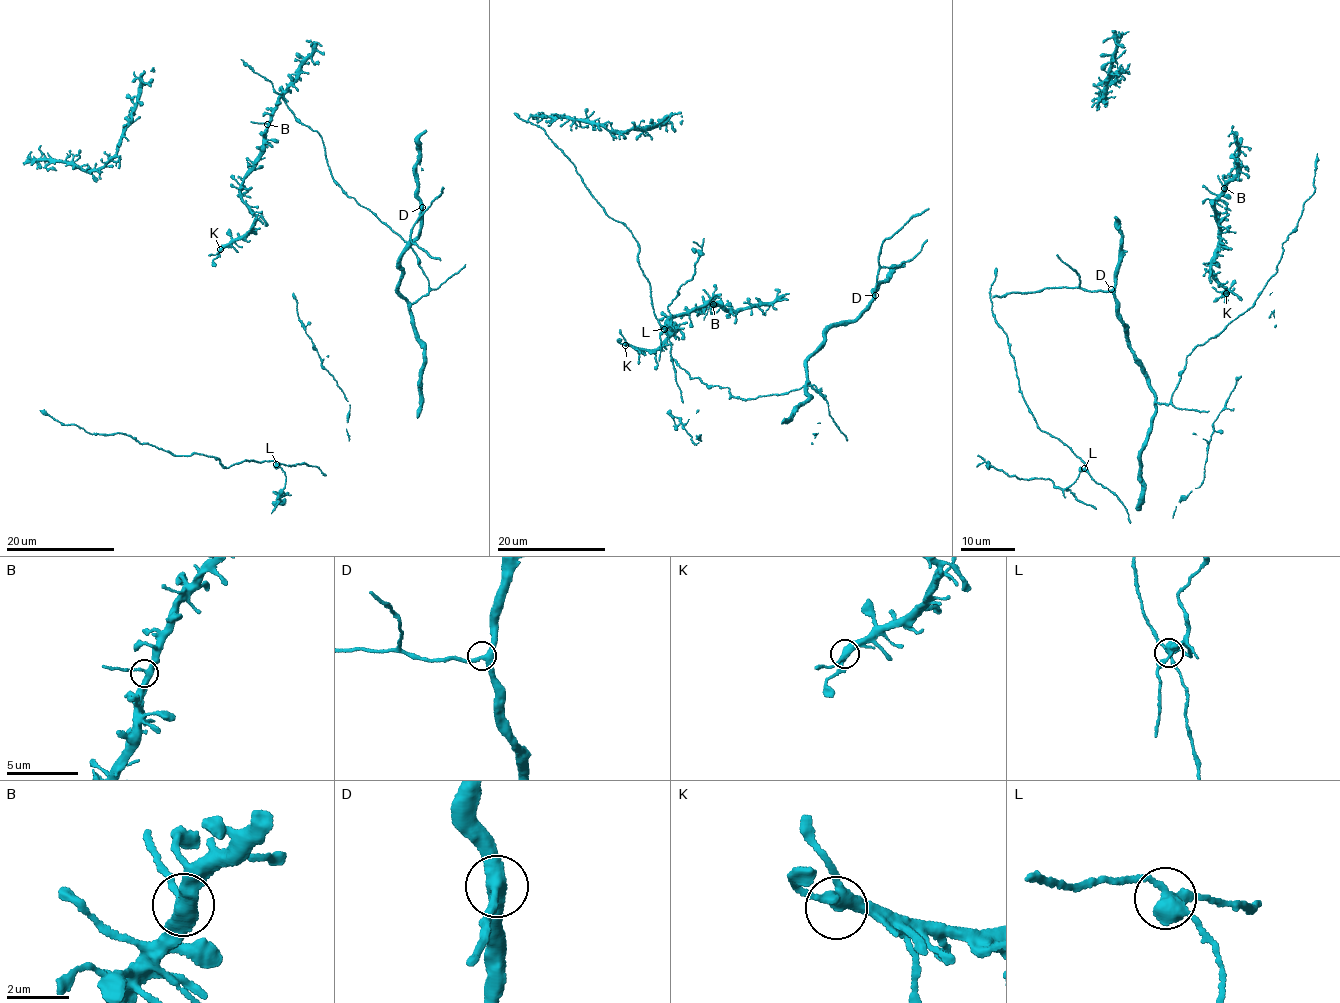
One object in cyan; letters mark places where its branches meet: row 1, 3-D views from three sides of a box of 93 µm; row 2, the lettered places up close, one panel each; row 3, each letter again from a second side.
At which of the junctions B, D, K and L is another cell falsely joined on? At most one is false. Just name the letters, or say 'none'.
L

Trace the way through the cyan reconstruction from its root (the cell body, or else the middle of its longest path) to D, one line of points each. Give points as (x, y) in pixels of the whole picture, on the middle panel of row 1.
D: (820, 394), (825, 395), (808, 378), (809, 358), (831, 325), (855, 318), (875, 295)

